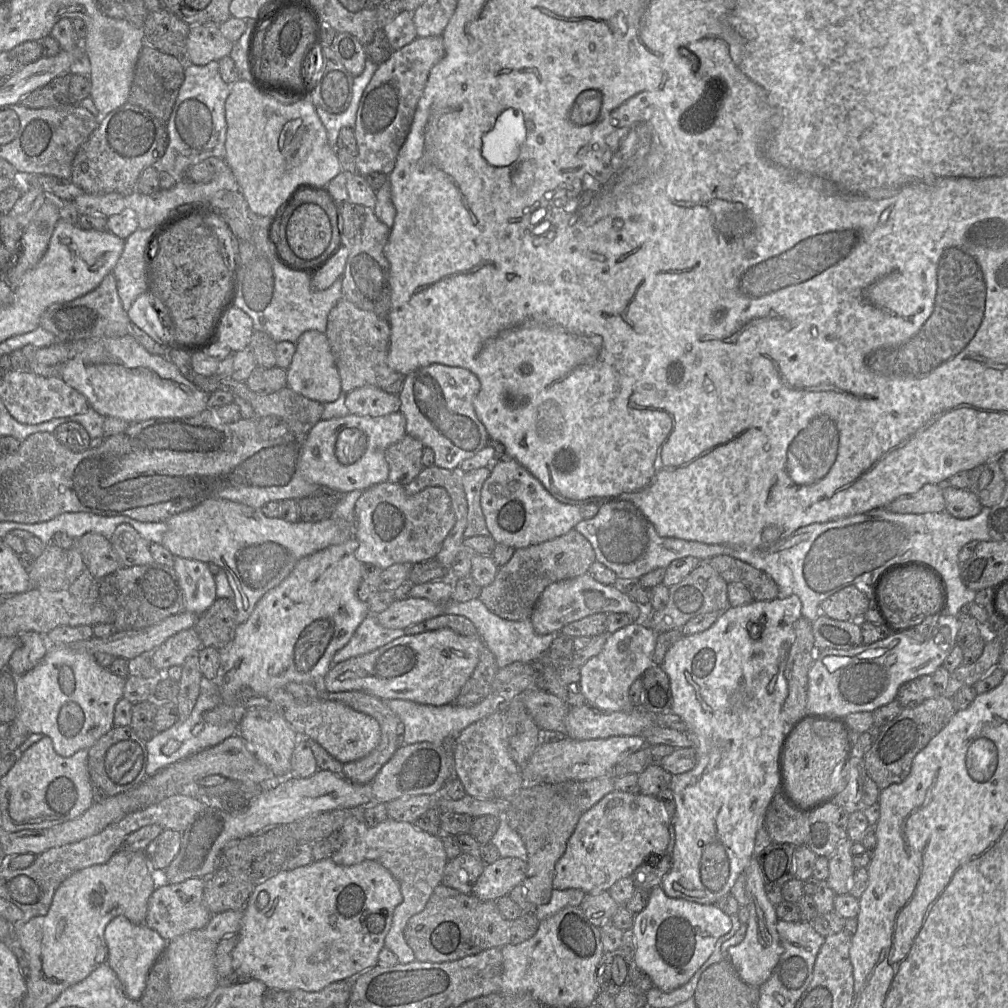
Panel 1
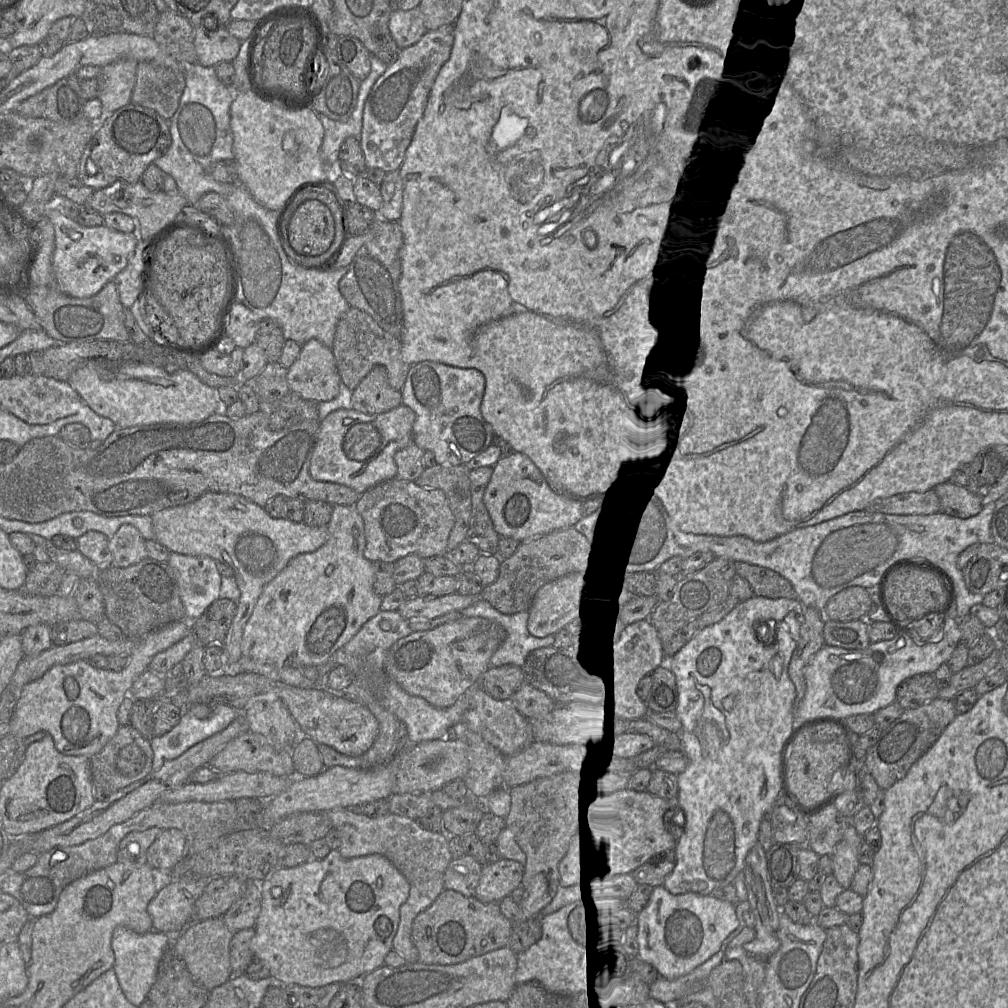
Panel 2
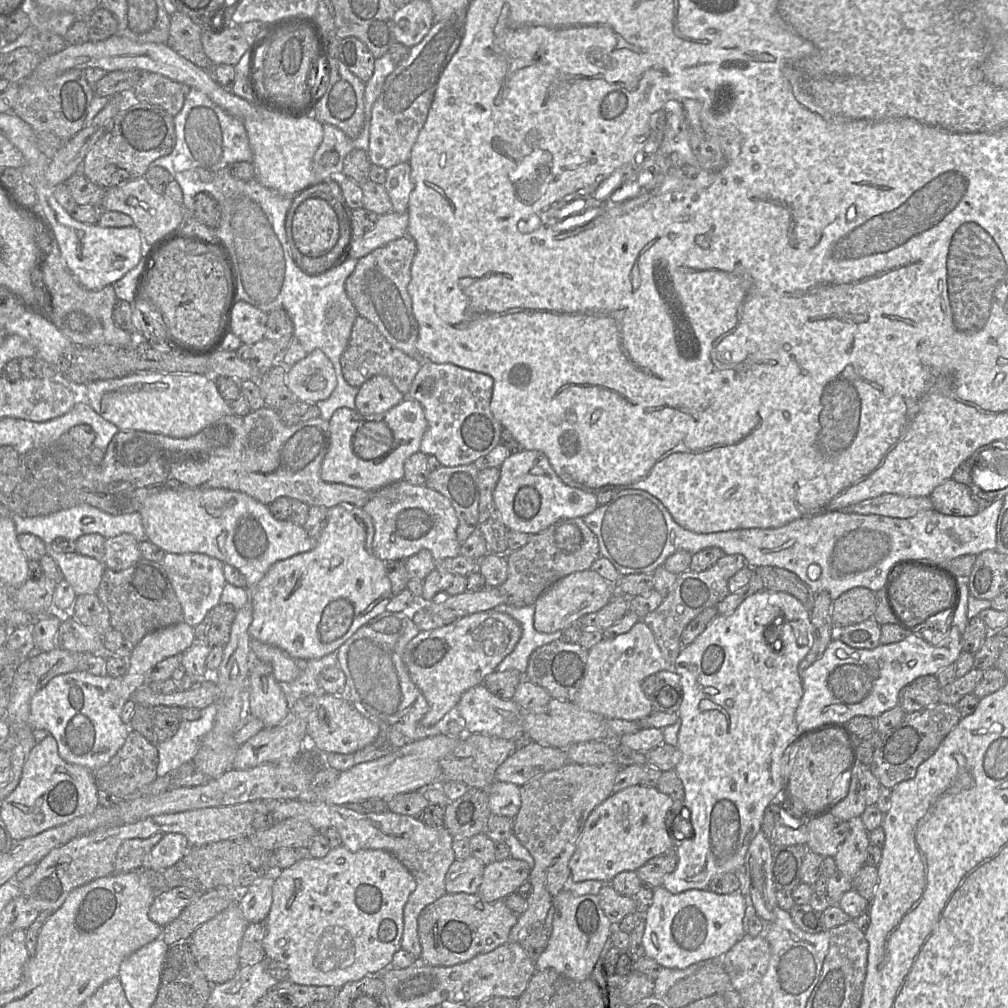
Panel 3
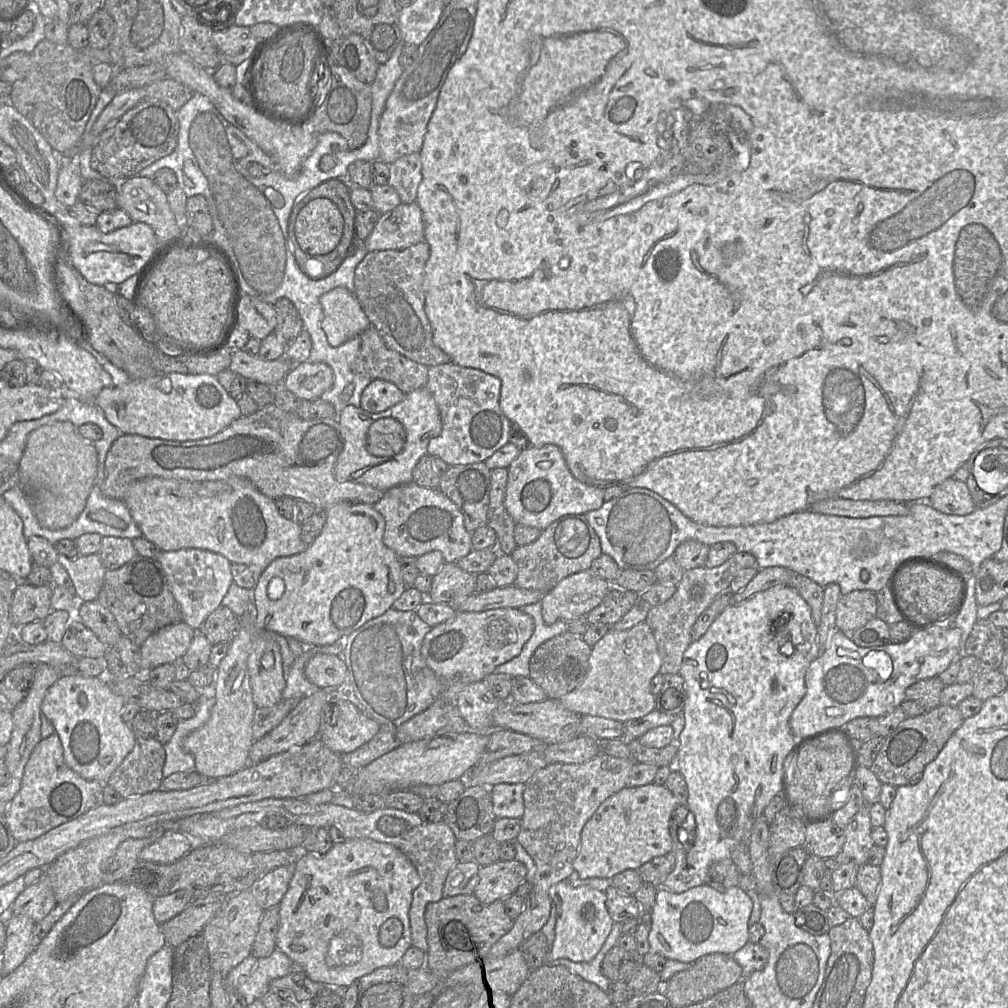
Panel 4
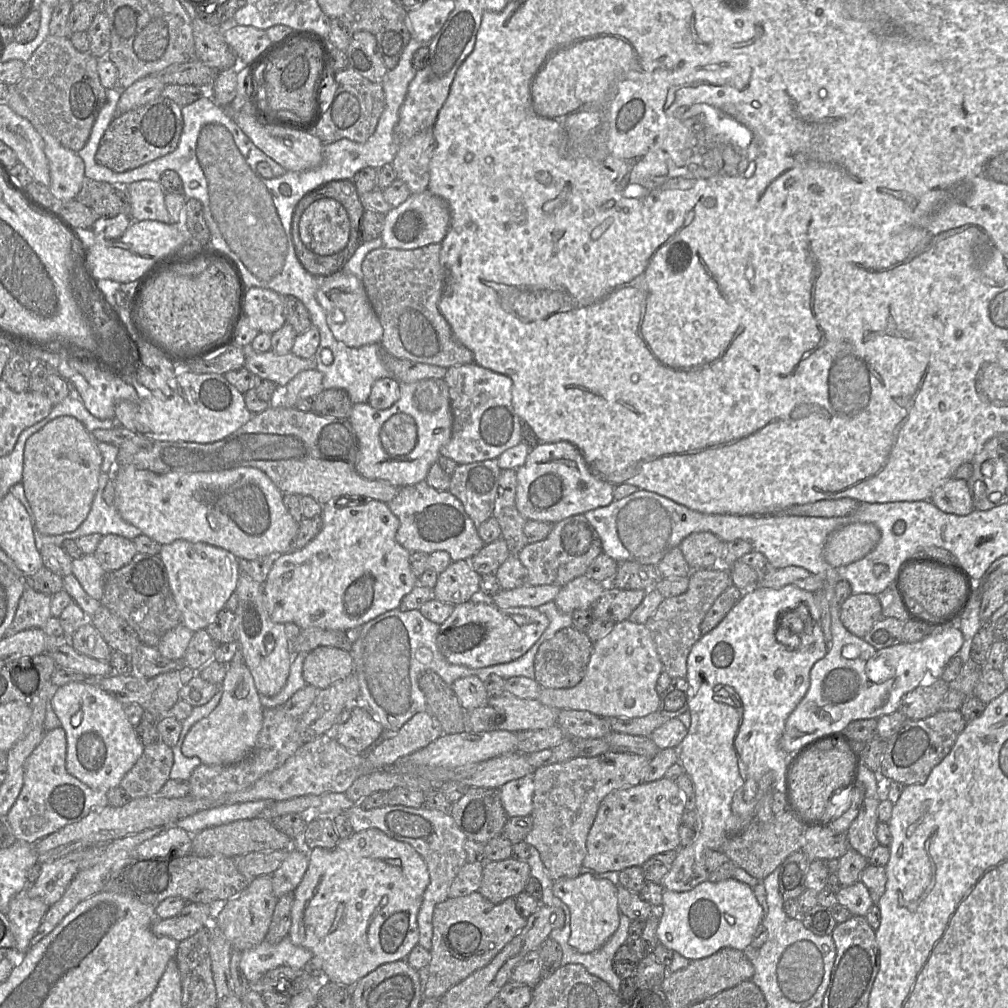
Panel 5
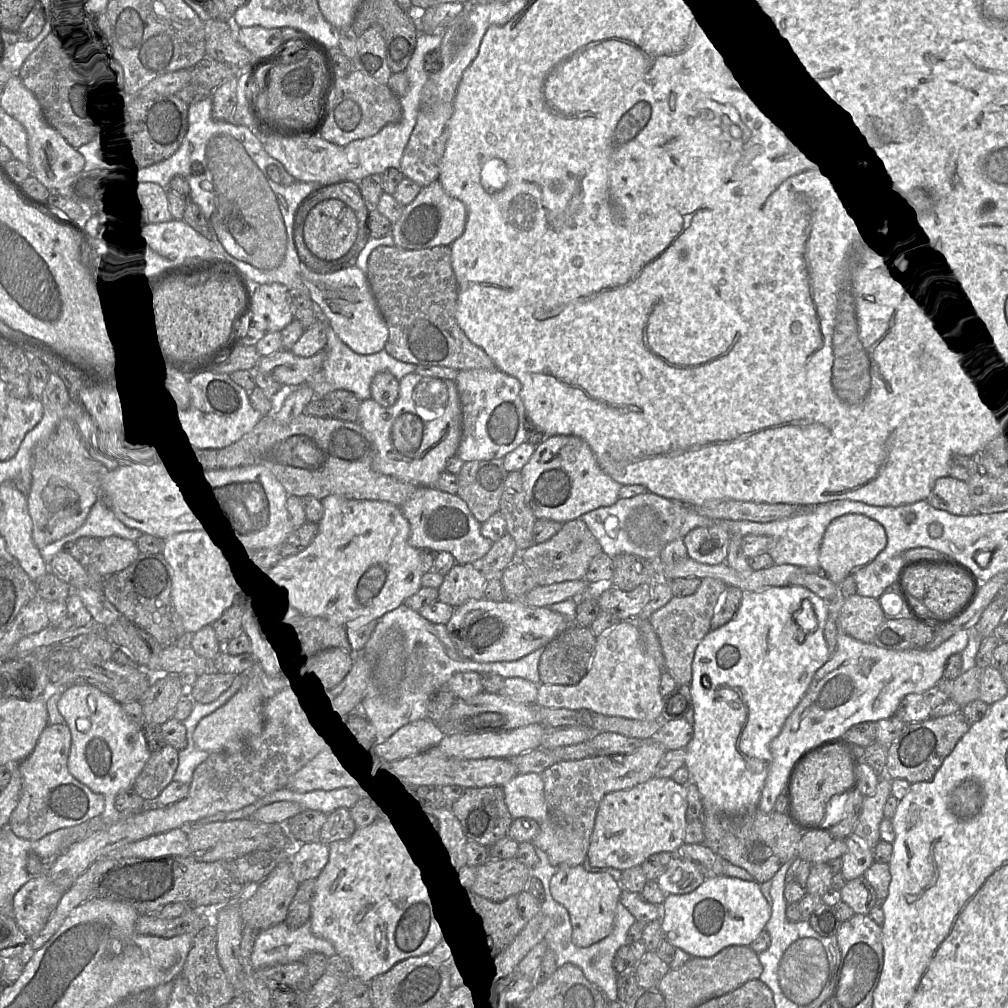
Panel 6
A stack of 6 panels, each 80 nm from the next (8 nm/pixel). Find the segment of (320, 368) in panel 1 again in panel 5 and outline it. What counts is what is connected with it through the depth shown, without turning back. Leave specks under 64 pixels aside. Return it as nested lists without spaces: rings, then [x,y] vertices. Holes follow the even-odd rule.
[[[317,369],[304,370],[294,376],[284,387],[279,406],[295,408],[299,400],[314,398],[323,391],[322,374]]]

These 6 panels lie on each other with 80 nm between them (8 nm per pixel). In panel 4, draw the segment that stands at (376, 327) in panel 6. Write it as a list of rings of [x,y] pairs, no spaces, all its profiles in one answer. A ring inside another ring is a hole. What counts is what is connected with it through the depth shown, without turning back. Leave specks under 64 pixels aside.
[[[345,287],[321,295],[320,304],[324,313],[322,328],[333,347],[359,336],[371,326],[355,294]]]

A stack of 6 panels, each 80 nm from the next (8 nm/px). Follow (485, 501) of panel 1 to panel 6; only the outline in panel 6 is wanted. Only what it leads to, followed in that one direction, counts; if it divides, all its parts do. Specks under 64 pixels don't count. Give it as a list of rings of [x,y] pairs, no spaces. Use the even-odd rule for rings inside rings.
[[[554,435],[546,438],[520,471],[525,500],[537,519],[565,523],[599,507],[611,506],[621,498],[623,485],[601,469],[589,445],[577,436]]]

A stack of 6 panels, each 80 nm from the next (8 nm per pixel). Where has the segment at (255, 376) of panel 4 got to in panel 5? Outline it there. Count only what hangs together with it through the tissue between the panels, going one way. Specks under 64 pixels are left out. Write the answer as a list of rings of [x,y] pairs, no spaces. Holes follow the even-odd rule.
[[[244,347],[246,368],[254,376],[284,387],[294,376],[304,370],[316,369],[314,357],[304,359],[292,353],[278,355],[272,351],[255,353]]]

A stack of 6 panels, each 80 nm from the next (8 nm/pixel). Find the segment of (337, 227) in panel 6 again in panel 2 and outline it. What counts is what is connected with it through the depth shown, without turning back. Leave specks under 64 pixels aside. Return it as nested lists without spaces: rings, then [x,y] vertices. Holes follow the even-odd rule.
[[[321,199],[303,202],[288,225],[289,242],[296,253],[319,256],[331,246],[335,223],[330,207]]]

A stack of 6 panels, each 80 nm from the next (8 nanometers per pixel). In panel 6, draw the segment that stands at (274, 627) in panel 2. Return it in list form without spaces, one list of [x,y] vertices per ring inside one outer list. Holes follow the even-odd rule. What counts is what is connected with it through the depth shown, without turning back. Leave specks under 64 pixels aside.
[[[330,495],[322,500],[323,517],[311,543],[296,555],[283,558],[278,571],[280,589],[292,610],[334,620],[338,624],[369,623],[402,605],[422,587],[421,550],[409,543],[410,525],[400,506],[377,500]]]

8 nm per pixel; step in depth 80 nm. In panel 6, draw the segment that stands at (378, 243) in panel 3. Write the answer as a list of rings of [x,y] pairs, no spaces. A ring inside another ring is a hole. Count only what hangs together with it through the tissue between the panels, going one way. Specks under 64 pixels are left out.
[[[438,180],[423,187],[417,197],[403,209],[400,218],[393,223],[391,235],[394,245],[409,250],[451,245],[459,238],[467,221],[467,209],[457,198],[445,192]]]

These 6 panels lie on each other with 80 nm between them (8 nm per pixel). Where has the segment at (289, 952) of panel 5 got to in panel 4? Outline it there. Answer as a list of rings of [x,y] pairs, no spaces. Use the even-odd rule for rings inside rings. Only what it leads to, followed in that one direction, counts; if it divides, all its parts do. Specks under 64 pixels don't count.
[[[276,947],[268,957],[250,955],[245,958],[225,976],[224,984],[227,992],[238,993],[250,1004],[270,990],[272,980],[291,973],[293,965],[296,964]]]

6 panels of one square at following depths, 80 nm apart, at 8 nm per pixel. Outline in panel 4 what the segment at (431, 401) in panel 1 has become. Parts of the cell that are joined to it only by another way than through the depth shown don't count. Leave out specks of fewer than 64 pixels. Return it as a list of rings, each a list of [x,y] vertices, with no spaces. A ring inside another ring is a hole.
[[[449,362],[429,367],[425,388],[435,399],[442,422],[441,433],[429,441],[427,453],[433,457],[441,458],[449,466],[484,462],[496,451],[509,443],[513,428],[517,430],[500,408],[501,380],[496,376],[479,369],[462,367]]]

